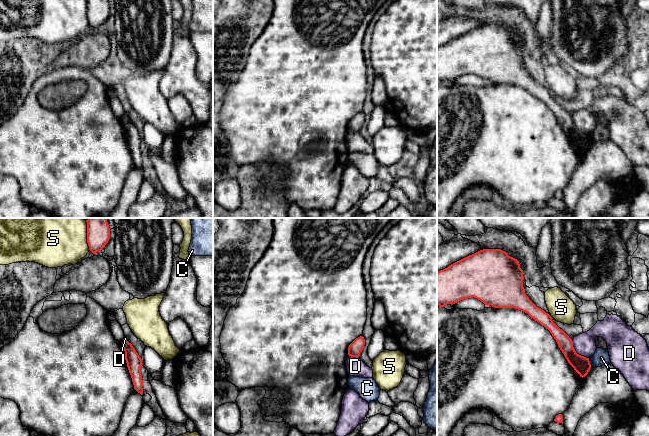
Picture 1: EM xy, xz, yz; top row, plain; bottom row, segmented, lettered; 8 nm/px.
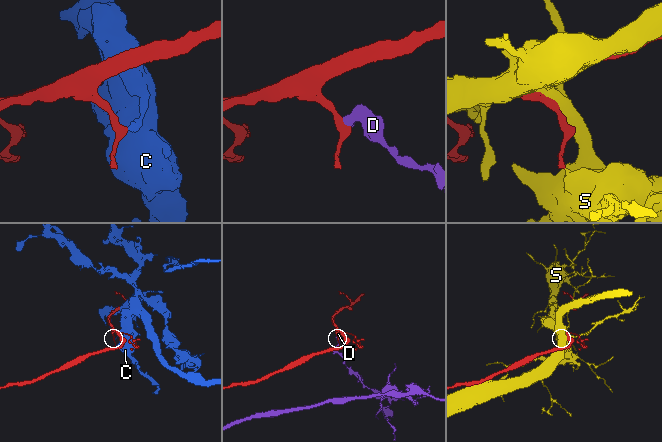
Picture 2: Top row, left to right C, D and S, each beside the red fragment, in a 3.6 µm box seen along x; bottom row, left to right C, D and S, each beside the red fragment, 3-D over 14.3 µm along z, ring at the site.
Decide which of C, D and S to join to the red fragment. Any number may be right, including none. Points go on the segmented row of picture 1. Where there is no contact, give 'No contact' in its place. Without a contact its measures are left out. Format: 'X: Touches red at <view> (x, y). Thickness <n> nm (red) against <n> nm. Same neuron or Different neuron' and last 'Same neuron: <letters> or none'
C: Touches red at yz (589, 363). Thickness 140 nm (red) against 130 nm. Different neuron
D: Touches red at yz (575, 352). Thickness 140 nm (red) against 180 nm. Different neuron
S: Touches red at xy (87, 235). Thickness 190 nm (red) against 500 nm. Different neuron
Same neuron: none

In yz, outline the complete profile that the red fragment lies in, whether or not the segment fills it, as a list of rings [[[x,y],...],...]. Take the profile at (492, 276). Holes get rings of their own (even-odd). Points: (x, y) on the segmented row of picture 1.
[[[483,249],[437,271],[437,304],[444,307],[474,297],[494,308],[521,310],[550,331],[568,363],[580,377],[585,377],[591,369],[589,358],[577,354],[572,339],[553,322],[548,313],[529,299],[523,287],[523,279],[523,270],[517,259],[501,249]]]

